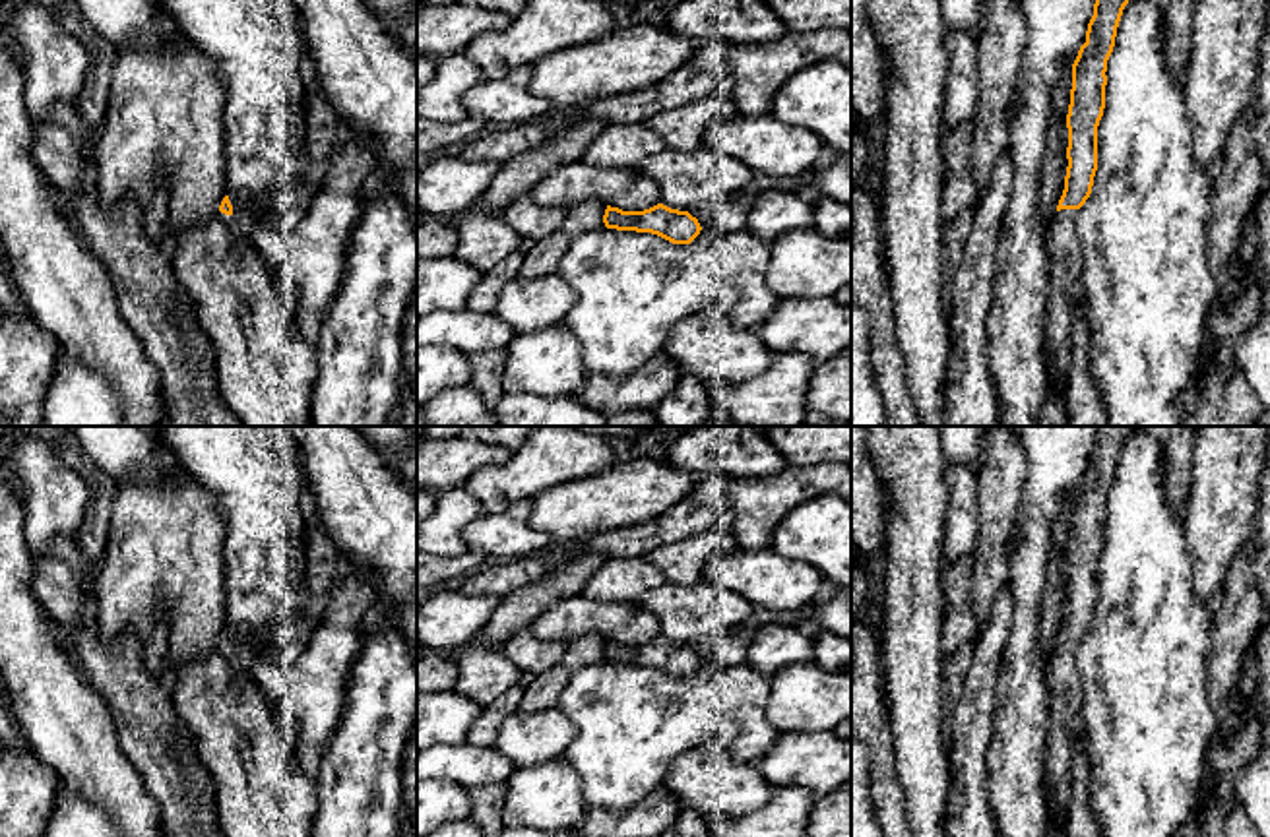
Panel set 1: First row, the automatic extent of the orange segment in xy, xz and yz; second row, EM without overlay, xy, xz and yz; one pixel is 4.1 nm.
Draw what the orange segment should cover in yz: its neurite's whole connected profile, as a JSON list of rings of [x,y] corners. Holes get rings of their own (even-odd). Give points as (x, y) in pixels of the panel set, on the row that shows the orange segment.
[[[1095,0],[1086,43],[1072,64],[1072,89],[1066,114],[1068,147],[1064,190],[1047,234],[1049,302],[1045,314],[1045,351],[1049,388],[1064,391],[1070,366],[1072,308],[1086,304],[1082,285],[1084,258],[1076,231],[1078,209],[1092,194],[1097,170],[1097,126],[1105,108],[1107,60],[1128,0]]]

